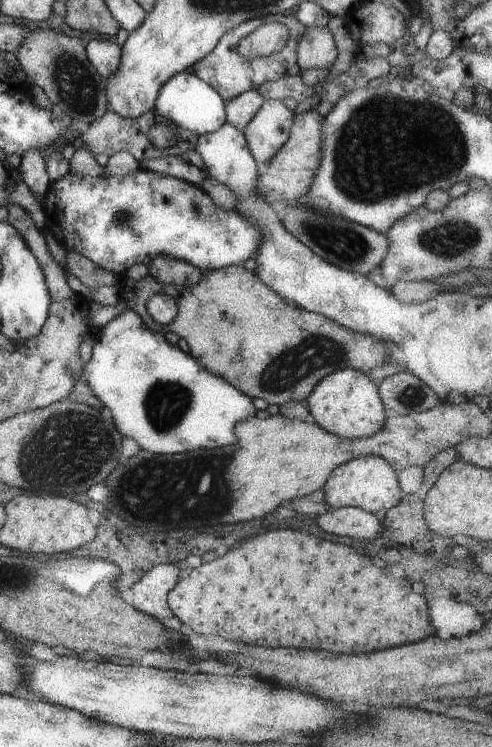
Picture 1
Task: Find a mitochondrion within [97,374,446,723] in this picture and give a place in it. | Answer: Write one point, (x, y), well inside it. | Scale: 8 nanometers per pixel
(152, 482)

